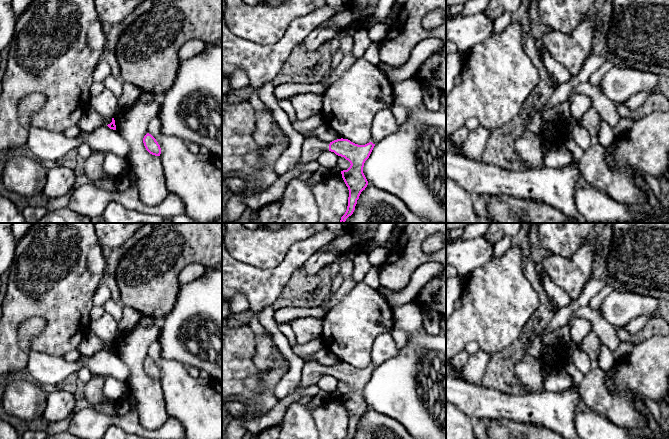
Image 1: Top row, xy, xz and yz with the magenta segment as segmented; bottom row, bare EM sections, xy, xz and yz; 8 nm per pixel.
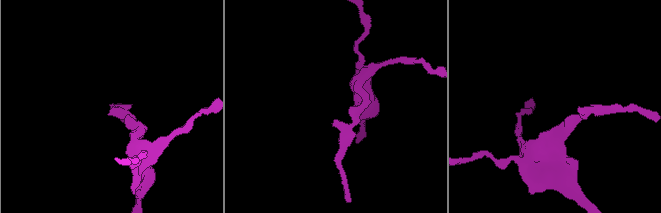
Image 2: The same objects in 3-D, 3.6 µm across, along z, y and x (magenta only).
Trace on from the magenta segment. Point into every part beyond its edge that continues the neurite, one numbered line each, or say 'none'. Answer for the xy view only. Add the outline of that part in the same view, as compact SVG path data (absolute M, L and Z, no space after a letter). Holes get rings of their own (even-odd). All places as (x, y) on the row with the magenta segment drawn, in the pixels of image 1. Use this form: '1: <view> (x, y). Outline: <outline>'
1: xy (91, 120). Outline: M90 108L80 118L77 126L79 127L80 132L90 133L101 126L107 126L111 122L112 118L103 118L94 109Z

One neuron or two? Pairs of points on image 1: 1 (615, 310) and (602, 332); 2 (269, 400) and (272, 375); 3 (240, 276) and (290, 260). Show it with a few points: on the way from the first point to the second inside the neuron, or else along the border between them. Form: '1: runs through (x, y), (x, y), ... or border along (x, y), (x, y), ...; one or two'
1: border along (598, 309), (601, 315), (614, 326); two
2: runs through (269, 394), (270, 381); one
3: runs through (253, 276), (275, 276), (278, 273); one

